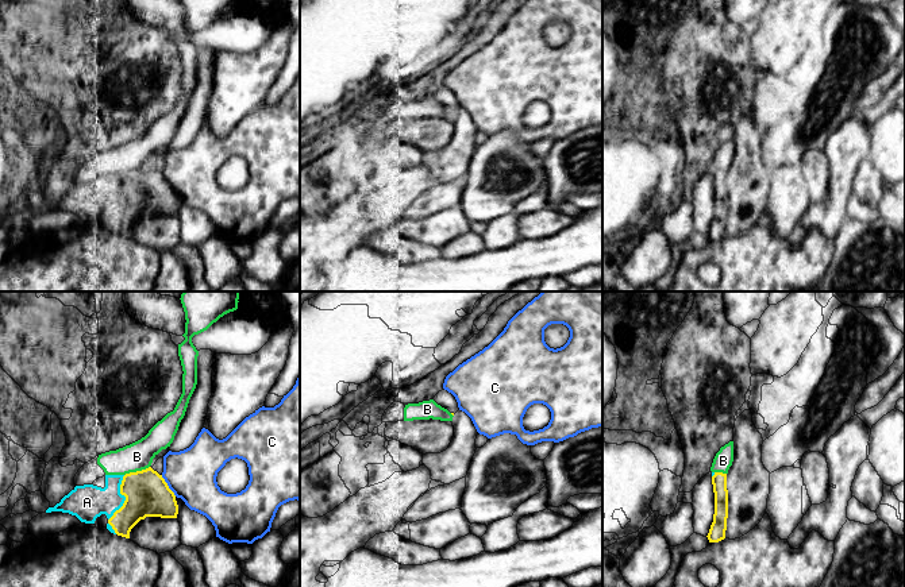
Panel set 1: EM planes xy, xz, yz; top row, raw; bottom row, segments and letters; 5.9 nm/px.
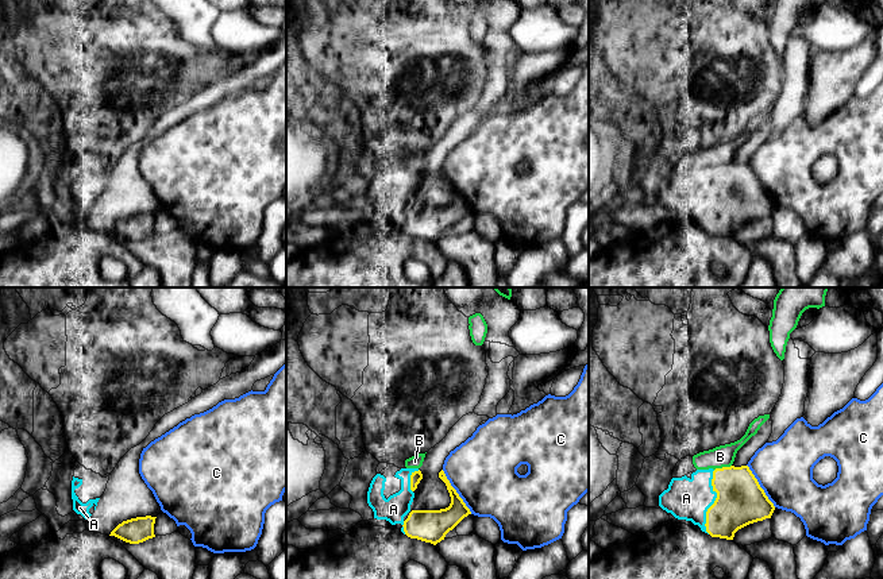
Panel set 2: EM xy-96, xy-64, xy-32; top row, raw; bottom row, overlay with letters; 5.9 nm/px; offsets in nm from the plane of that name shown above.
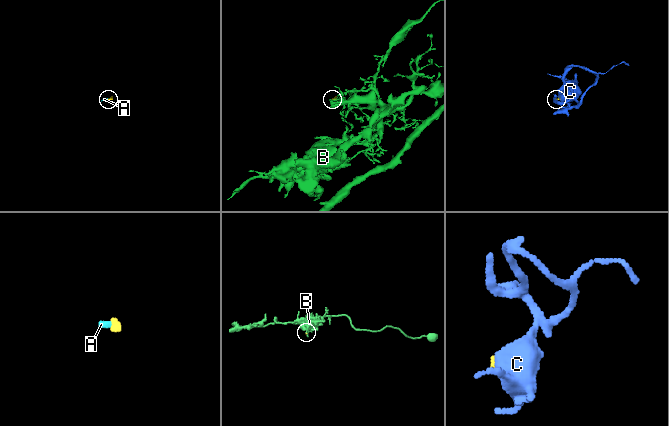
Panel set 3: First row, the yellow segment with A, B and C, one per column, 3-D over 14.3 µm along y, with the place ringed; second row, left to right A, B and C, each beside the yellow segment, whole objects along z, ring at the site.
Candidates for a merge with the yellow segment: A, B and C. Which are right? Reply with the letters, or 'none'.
A

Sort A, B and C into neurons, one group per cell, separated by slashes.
A / B / C

